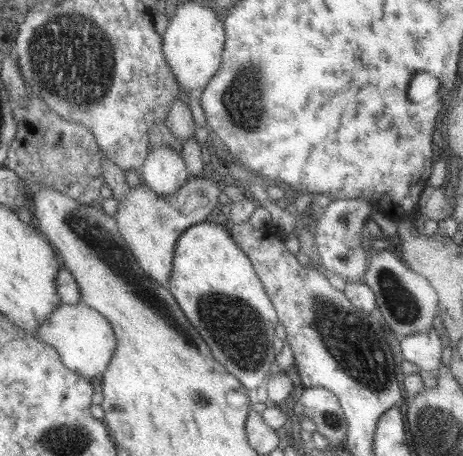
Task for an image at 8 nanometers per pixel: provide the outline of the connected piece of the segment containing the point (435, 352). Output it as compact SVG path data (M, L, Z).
M433 328L424 334L413 334L400 338L404 360L414 363L421 370L434 373L439 378L439 369L443 367L443 340L439 332Z

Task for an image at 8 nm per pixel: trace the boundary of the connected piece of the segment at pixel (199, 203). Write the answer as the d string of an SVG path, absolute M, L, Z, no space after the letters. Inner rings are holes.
M202 175L193 176L177 193L169 197L159 195L142 182L137 187L131 187L129 195L120 200L119 212L115 217L123 237L148 276L164 287L169 285L174 273L179 238L187 229L205 222L207 216L215 210L226 210L219 204L221 192L217 182Z

